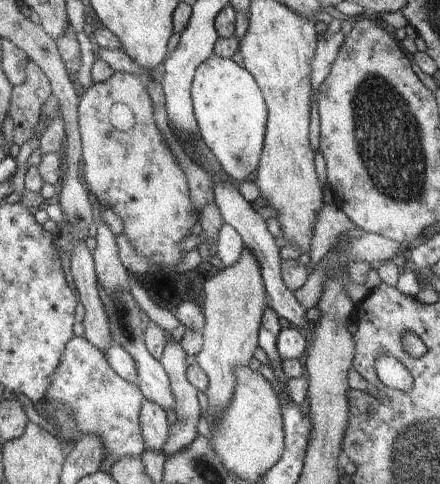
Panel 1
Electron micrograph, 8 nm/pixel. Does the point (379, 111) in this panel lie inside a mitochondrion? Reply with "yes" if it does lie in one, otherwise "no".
yes

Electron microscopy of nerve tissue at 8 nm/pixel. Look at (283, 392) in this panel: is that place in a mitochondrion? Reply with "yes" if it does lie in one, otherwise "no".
no

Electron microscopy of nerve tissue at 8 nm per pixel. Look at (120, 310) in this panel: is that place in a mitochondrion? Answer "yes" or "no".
yes

